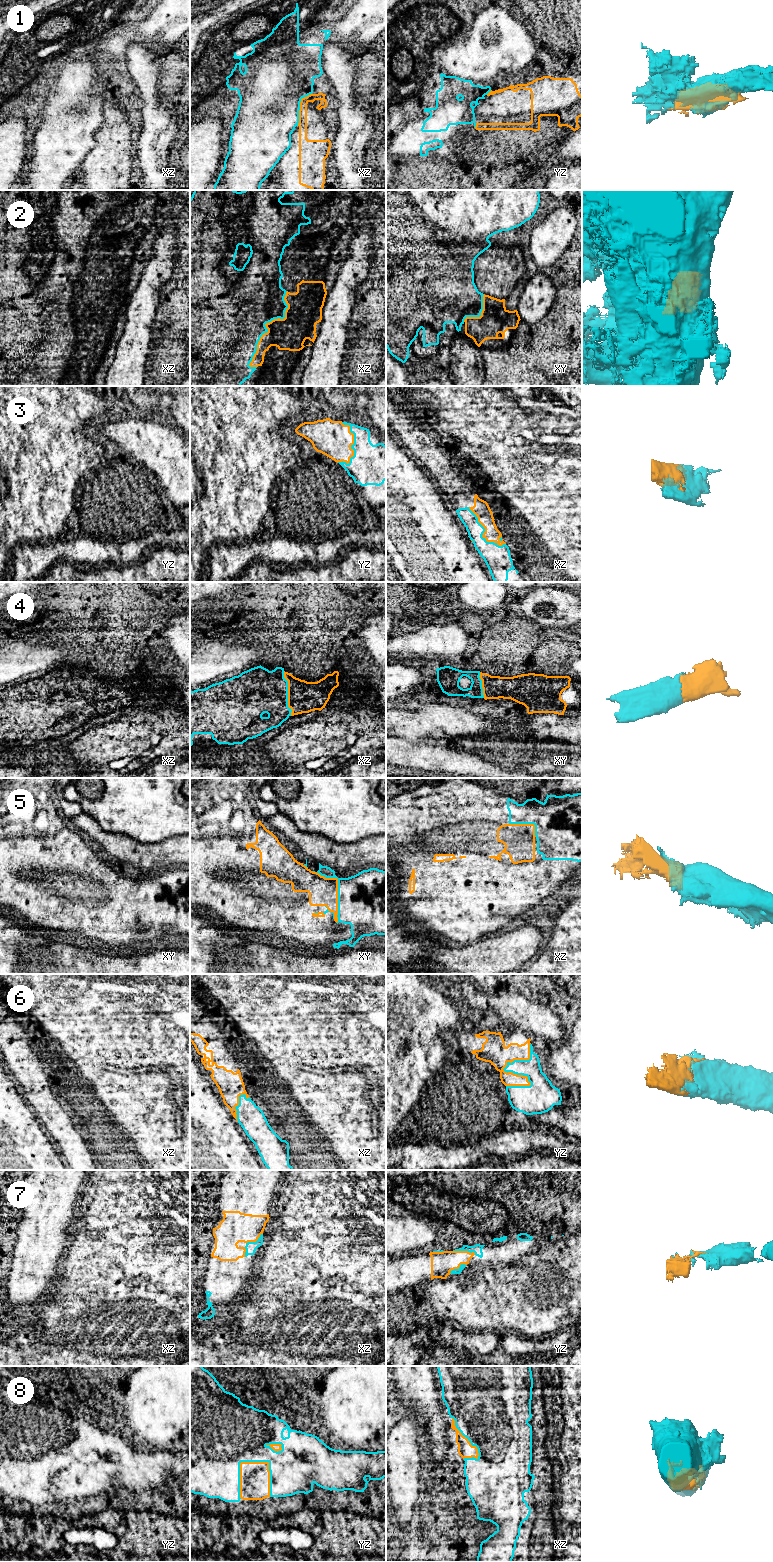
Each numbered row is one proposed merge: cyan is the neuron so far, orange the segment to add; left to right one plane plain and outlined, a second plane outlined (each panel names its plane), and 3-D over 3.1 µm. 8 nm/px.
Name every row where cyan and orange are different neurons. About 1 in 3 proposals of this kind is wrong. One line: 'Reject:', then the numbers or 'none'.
Reject: 1, 2

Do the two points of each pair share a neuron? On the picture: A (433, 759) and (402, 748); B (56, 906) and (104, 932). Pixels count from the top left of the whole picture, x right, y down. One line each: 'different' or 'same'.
A: same
B: same

